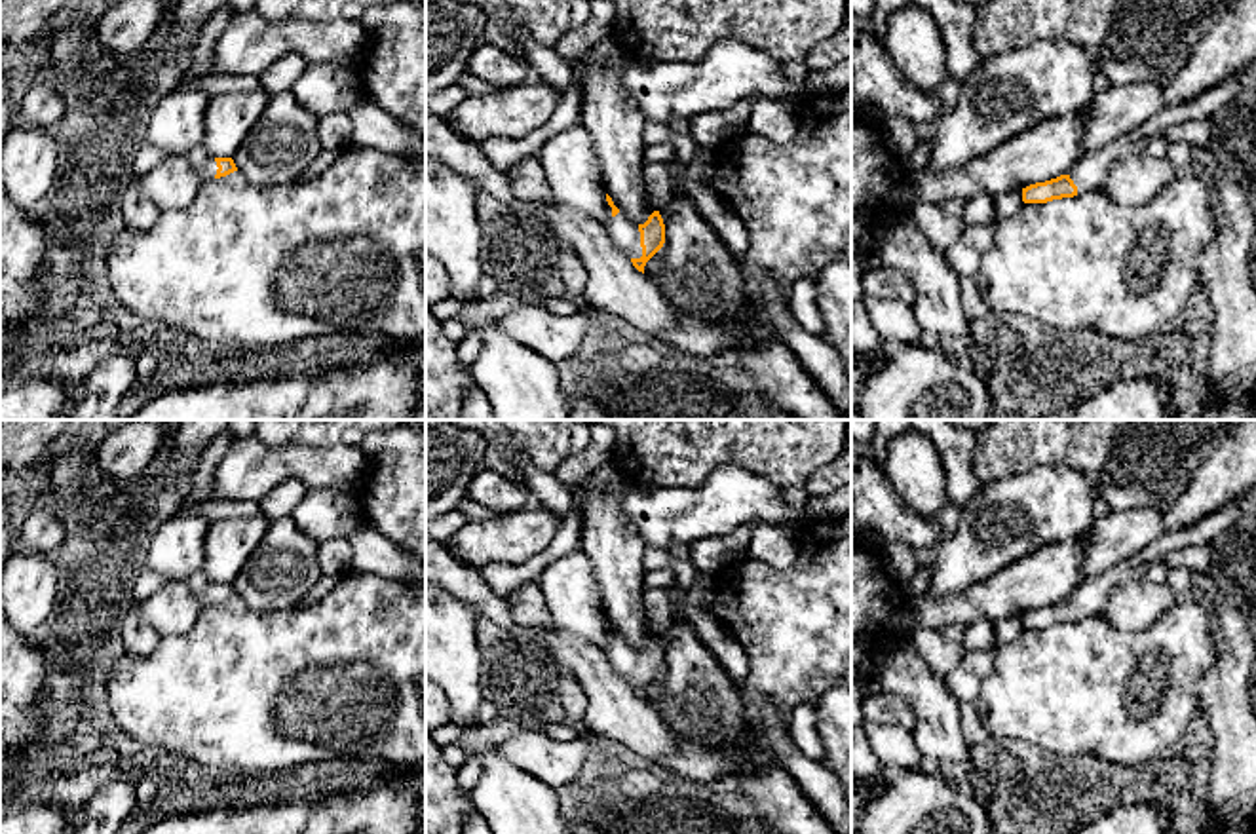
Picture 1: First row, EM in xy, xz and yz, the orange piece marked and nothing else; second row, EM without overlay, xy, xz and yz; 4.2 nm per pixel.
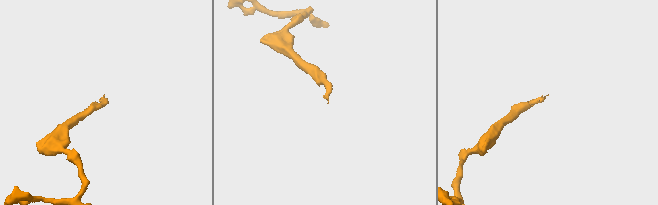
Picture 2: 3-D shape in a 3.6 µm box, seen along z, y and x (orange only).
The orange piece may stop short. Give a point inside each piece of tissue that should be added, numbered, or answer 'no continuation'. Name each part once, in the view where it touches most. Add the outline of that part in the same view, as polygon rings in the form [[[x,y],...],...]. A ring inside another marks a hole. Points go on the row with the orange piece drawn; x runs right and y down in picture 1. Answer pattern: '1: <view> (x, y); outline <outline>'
1: xz (626, 234); outline [[[618,213],[608,220],[608,234],[612,241],[629,256],[640,258],[640,232],[638,226],[633,224],[623,213]]]

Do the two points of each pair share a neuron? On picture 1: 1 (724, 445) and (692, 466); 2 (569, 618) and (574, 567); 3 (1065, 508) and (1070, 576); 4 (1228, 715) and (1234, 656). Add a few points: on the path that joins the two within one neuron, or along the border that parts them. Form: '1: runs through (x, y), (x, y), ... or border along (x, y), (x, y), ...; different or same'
1: runs through (717, 445), (700, 458); same
2: runs through (570, 605), (570, 580); same
3: border along (1078, 536), (1066, 542), (1049, 542), (1025, 557); different
4: runs through (1228, 700), (1232, 671); same

